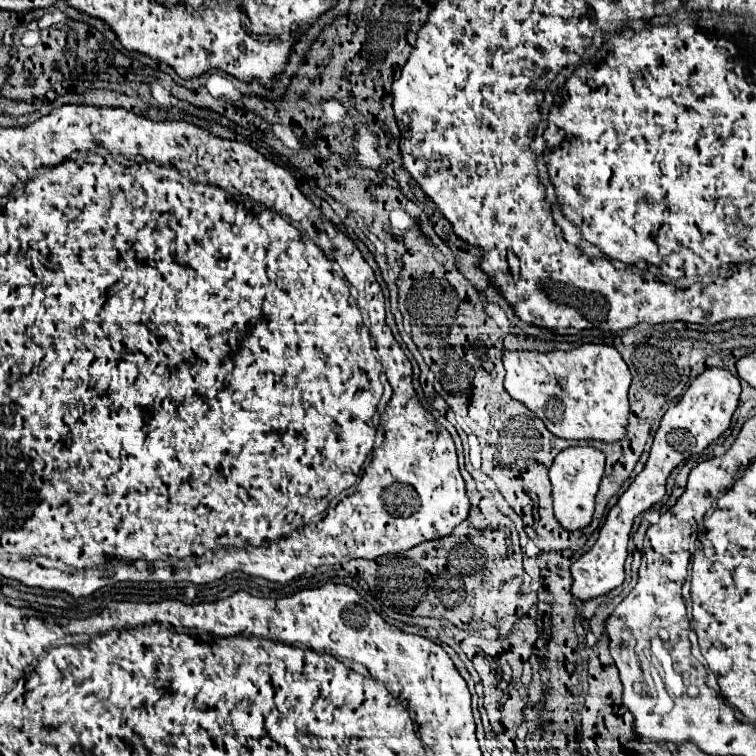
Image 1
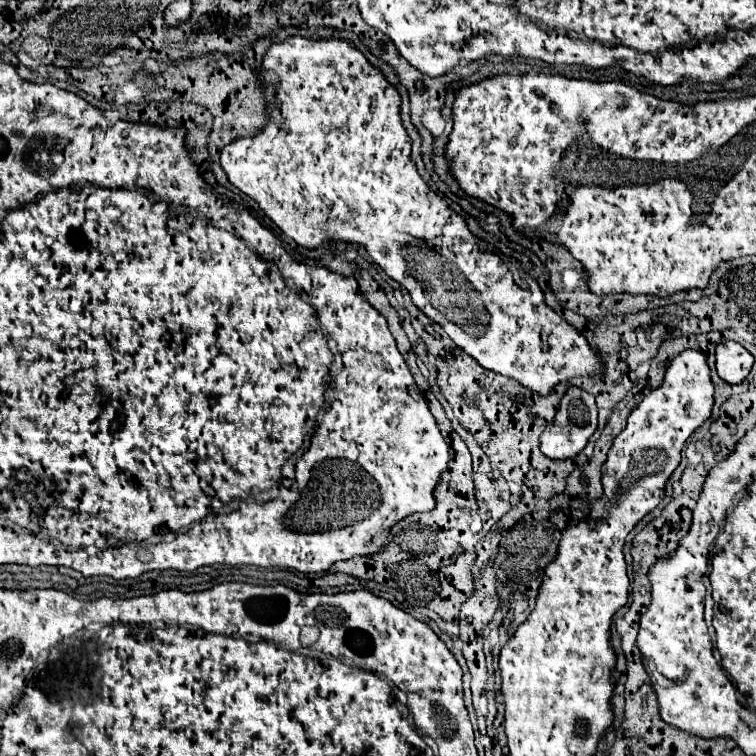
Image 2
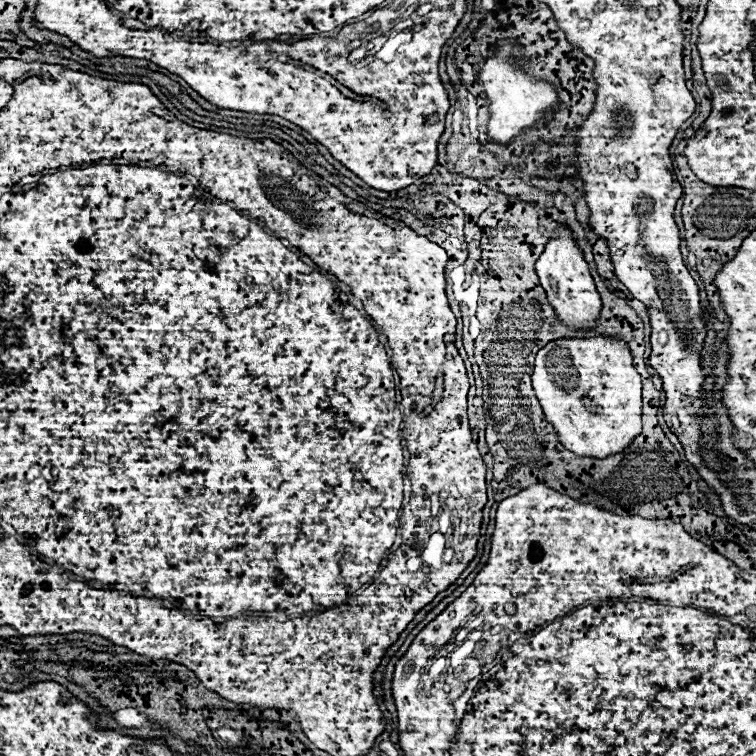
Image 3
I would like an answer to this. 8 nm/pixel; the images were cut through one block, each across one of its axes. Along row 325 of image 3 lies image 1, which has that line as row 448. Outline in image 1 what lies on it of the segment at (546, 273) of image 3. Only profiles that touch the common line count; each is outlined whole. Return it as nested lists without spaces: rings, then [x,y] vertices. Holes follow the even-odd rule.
[[[570,446],[556,456],[552,468],[548,470],[548,476],[552,482],[556,520],[570,532],[586,528],[592,520],[594,496],[604,476],[604,454],[592,446]]]

